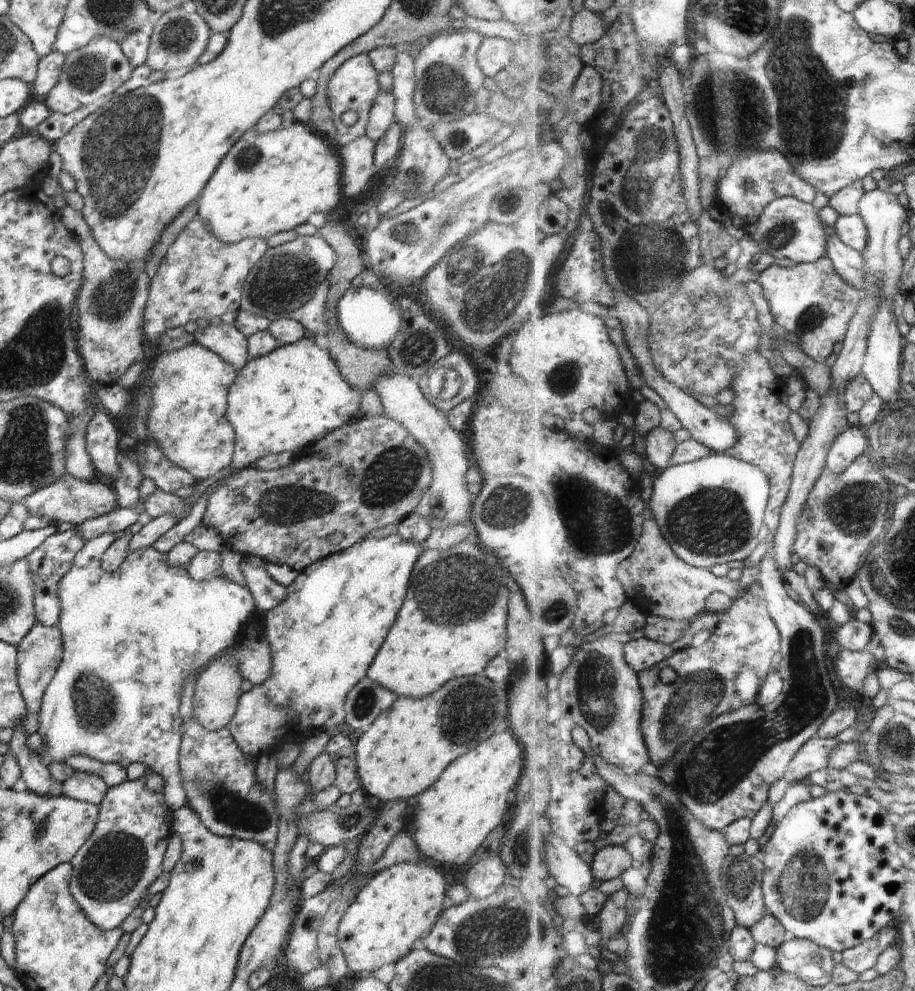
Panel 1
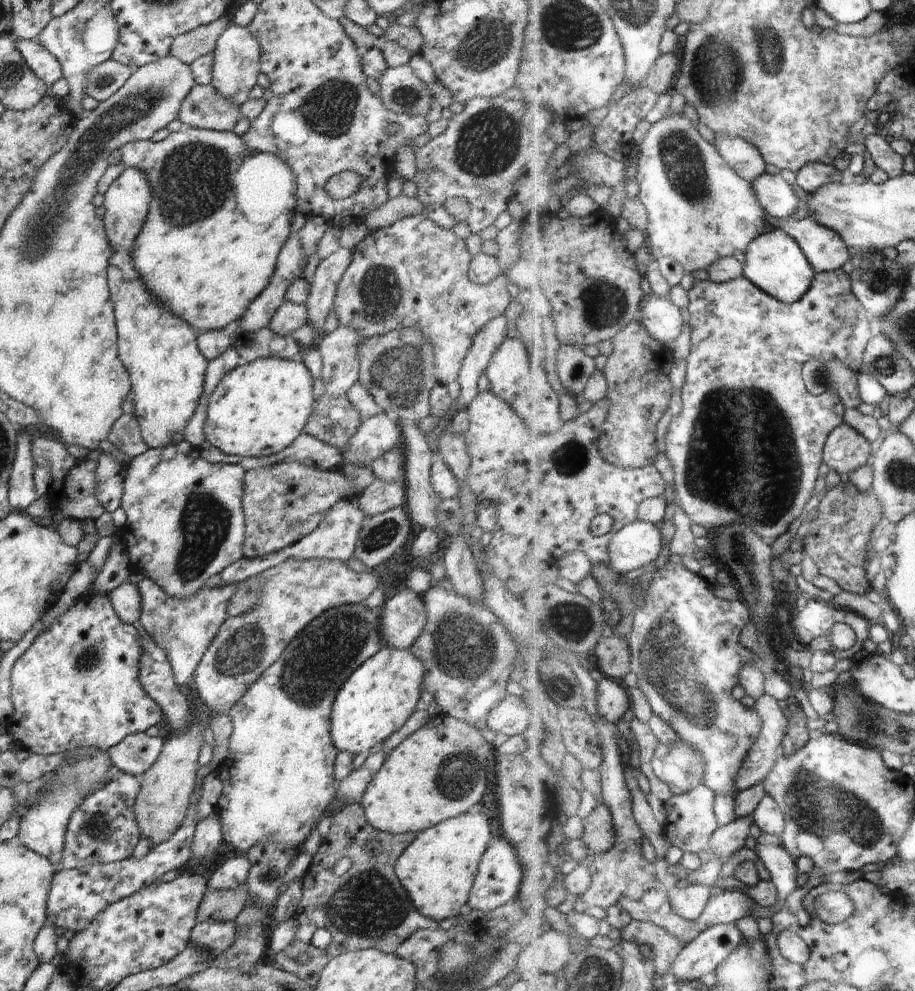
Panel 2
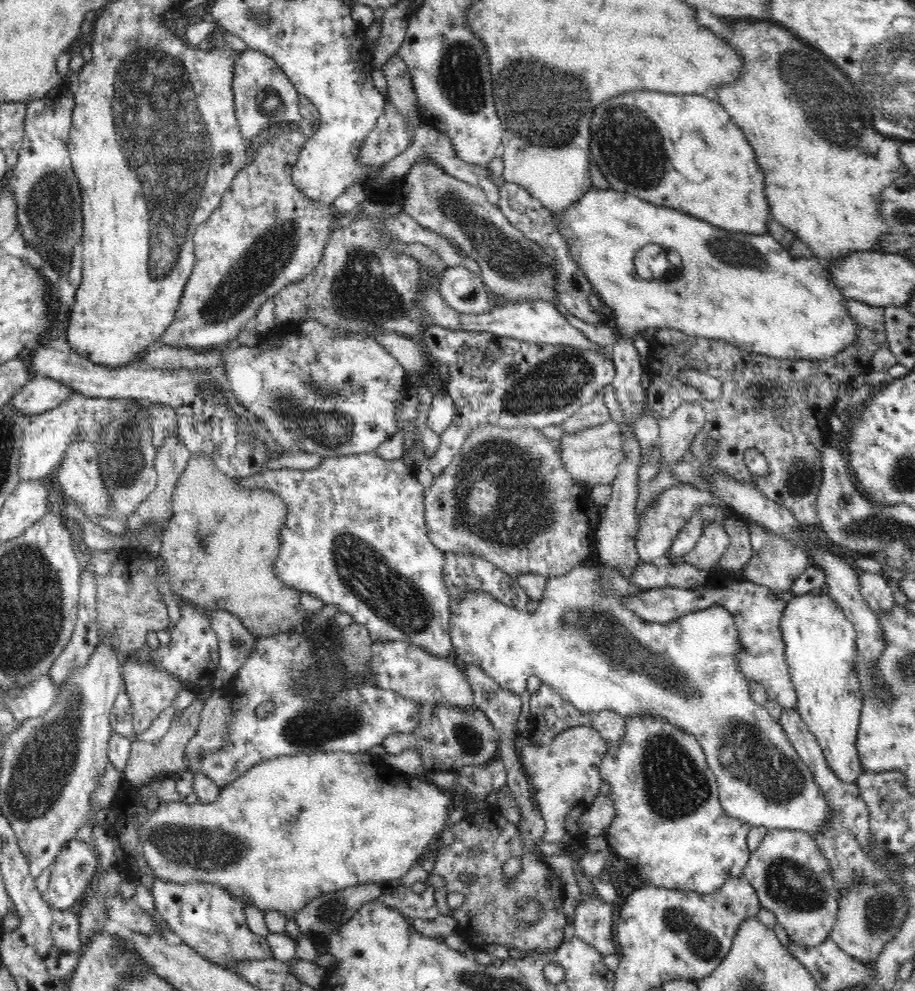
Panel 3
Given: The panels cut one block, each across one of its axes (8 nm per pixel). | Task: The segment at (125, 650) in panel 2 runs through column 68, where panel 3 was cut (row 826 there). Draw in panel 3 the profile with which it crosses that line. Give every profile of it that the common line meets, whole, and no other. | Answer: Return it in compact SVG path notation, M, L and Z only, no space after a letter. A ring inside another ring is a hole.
M633 717L629 719L625 727L625 736L616 744L609 748L602 759L599 766L600 776L604 782L610 785L610 799L614 801L615 815L609 827L603 832L606 835L609 848L617 856L622 856L629 864L631 872L638 874L641 884L652 885L658 888L669 888L674 890L694 891L703 895L713 893L730 878L738 878L743 875L751 852L747 845L747 834L752 826L741 820L733 819L728 816L721 803L719 802L719 787L717 786L717 778L713 770L708 766L705 754L696 737L688 735L680 729L666 723L664 719L654 719L654 717Z

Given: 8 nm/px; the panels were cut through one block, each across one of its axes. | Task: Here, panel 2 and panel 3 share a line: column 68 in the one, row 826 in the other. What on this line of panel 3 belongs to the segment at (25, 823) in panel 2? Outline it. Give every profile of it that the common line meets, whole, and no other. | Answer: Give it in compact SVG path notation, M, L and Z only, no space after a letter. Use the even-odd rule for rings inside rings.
M597 563L592 564L590 567L580 564L562 576L548 578L544 596L542 596L539 607L534 612L519 611L516 607L502 604L502 602L484 591L470 591L468 589L467 593L459 598L457 605L449 608L451 612L449 631L452 637L452 658L461 667L468 667L469 665L480 667L486 675L498 683L500 689L508 690L518 696L522 696L525 692L527 682L532 676L538 677L543 684L554 687L564 701L568 701L584 715L588 715L589 712L590 714L595 714L595 712L599 714L602 710L613 710L618 715L624 717L626 722L633 717L646 717L649 715L654 717L654 719L664 719L666 723L670 723L676 729L696 737L696 740L700 743L708 766L713 770L717 778L719 802L728 816L748 823L752 827L764 826L768 830L790 829L812 834L821 829L827 816L831 813L828 799L824 797L822 789L812 780L812 773L809 771L806 763L798 756L796 749L789 743L779 720L774 719L765 706L754 702L751 698L750 682L740 671L739 661L737 660L737 655L741 652L740 646L742 645L740 644L740 639L738 639L740 633L738 633L738 627L736 627L736 623L734 623L734 619L732 619L732 615L728 613L728 610L720 604L713 604L708 608L684 613L681 617L672 619L666 624L648 623L623 605L622 596L607 594L599 585L600 579L601 574L599 574Z

